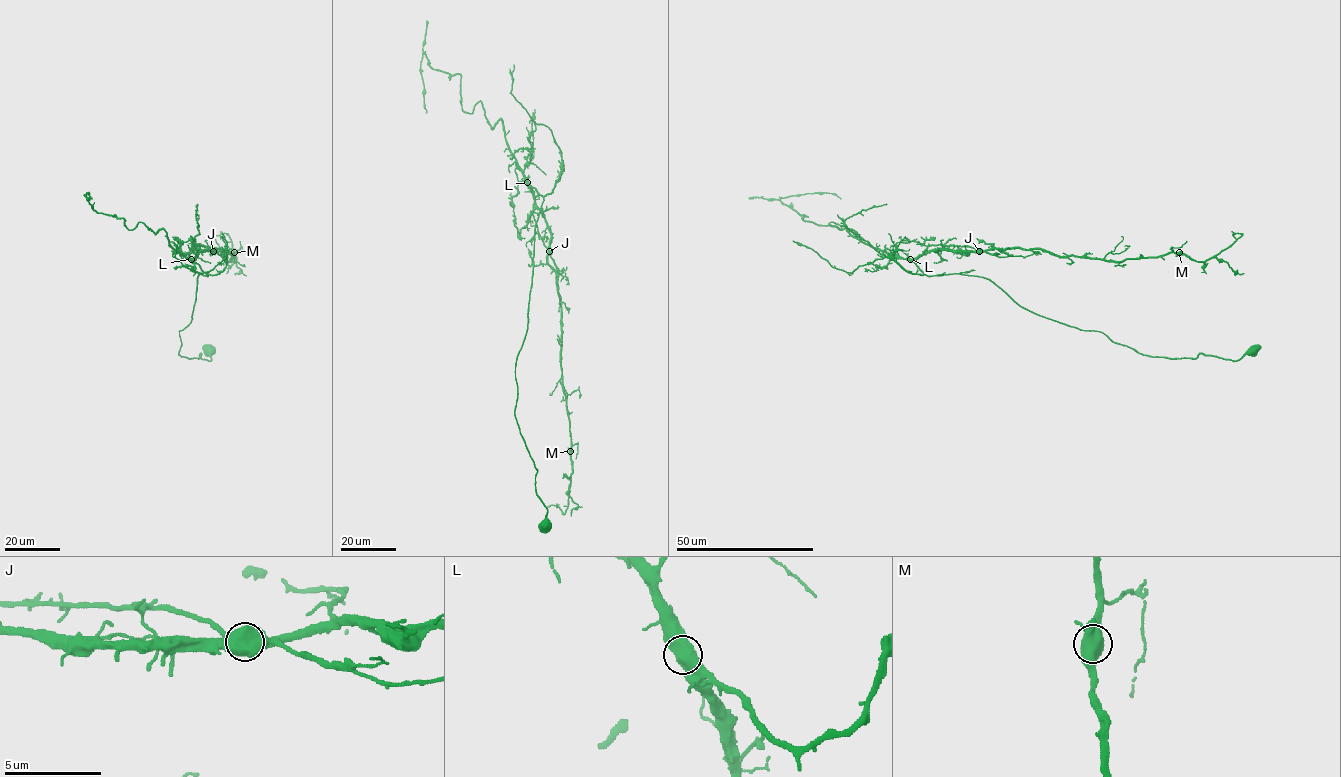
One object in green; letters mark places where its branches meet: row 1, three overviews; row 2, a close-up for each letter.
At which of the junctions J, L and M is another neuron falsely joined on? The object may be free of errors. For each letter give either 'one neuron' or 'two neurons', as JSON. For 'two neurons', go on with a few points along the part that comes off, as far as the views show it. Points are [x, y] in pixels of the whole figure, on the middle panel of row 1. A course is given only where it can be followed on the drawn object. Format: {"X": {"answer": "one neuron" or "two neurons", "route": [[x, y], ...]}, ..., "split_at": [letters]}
{"J": {"answer": "two neurons", "route": [[549, 251], [532, 214], [534, 196], [525, 191]]}, "L": {"answer": "one neuron"}, "M": {"answer": "one neuron"}, "split_at": ["J"]}

